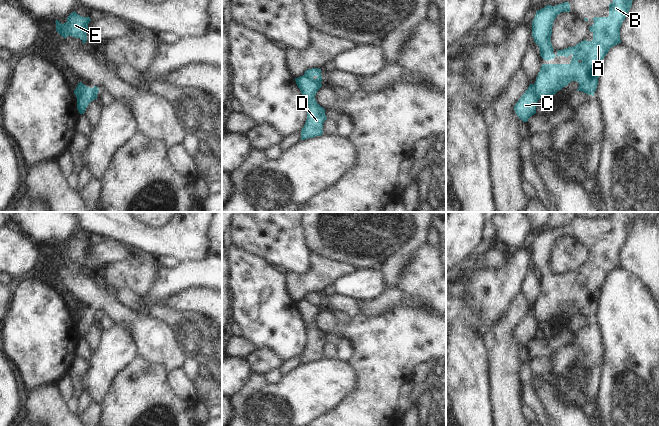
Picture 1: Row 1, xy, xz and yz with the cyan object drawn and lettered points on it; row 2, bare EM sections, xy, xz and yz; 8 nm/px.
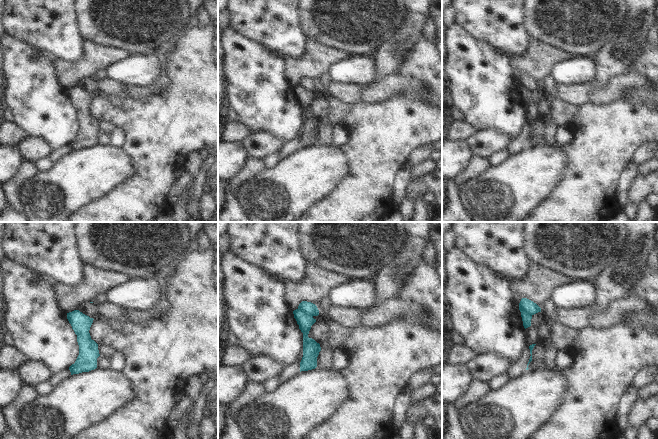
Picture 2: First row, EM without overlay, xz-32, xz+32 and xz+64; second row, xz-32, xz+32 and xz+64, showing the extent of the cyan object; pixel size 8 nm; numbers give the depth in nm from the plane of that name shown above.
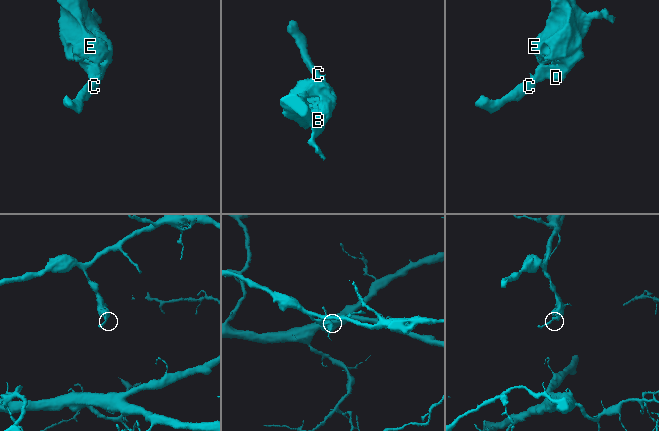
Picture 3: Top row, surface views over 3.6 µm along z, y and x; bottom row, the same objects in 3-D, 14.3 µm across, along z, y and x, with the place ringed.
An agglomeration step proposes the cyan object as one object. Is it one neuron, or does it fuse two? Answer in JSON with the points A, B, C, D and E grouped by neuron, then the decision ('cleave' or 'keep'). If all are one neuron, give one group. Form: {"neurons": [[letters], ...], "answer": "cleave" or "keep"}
{"neurons": [["A", "B", "D", "E"], ["C"]], "answer": "cleave"}

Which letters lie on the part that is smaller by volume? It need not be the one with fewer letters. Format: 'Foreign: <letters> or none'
Foreign: C

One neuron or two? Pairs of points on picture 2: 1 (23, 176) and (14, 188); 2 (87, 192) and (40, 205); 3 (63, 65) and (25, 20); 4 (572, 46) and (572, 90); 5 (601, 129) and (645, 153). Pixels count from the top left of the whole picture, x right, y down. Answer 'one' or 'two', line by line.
1: one
2: one
3: two
4: two
5: two

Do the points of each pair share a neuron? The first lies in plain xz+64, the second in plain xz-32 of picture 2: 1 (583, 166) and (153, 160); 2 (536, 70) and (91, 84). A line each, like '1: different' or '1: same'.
1: same
2: different

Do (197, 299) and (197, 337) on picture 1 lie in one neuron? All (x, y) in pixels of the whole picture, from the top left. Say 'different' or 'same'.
same

